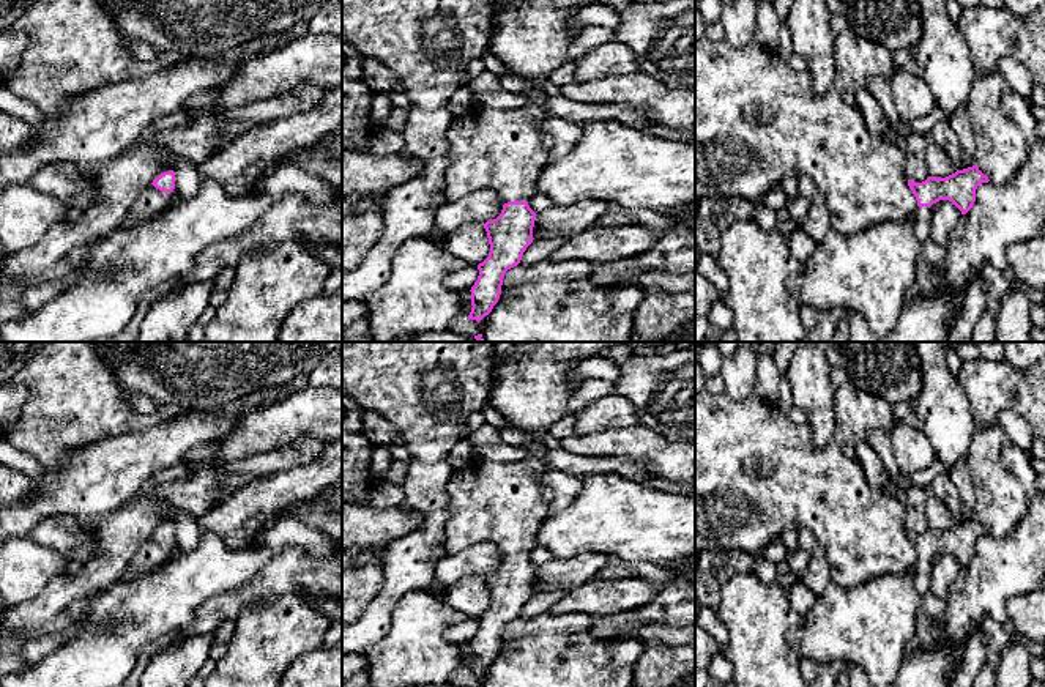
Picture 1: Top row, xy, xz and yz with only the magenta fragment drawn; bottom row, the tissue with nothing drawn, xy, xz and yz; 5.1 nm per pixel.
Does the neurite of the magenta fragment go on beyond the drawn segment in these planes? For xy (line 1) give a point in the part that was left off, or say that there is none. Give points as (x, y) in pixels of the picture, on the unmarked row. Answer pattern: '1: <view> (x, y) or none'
1: xy (152, 555)

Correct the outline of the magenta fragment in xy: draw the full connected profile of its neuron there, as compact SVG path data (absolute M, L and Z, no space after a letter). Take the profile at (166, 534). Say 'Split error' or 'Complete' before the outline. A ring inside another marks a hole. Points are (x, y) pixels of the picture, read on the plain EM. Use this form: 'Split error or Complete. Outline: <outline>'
Split error. Outline: M164 520L134 555L125 569L121 580L134 580L148 575L177 555L175 525Z

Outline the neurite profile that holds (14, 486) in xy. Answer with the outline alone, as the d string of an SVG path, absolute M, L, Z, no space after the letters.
M0 463L0 504L14 504L24 499L32 490L35 482L24 473Z

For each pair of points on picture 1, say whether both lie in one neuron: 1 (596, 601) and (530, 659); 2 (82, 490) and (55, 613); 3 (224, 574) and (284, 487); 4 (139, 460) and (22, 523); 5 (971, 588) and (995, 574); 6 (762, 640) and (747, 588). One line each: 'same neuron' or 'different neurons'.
1: different neurons
2: different neurons
3: different neurons
4: same neuron
5: same neuron
6: same neuron

